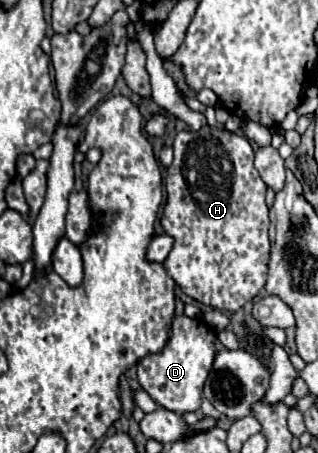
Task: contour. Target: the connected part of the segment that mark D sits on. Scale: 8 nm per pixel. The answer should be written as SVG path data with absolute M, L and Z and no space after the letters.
M176 316L172 322L170 342L164 346L160 354L150 354L142 362L138 362L138 380L140 386L150 394L154 402L170 412L194 412L201 405L206 376L212 368L216 348L214 348L214 332L208 324L188 316Z

